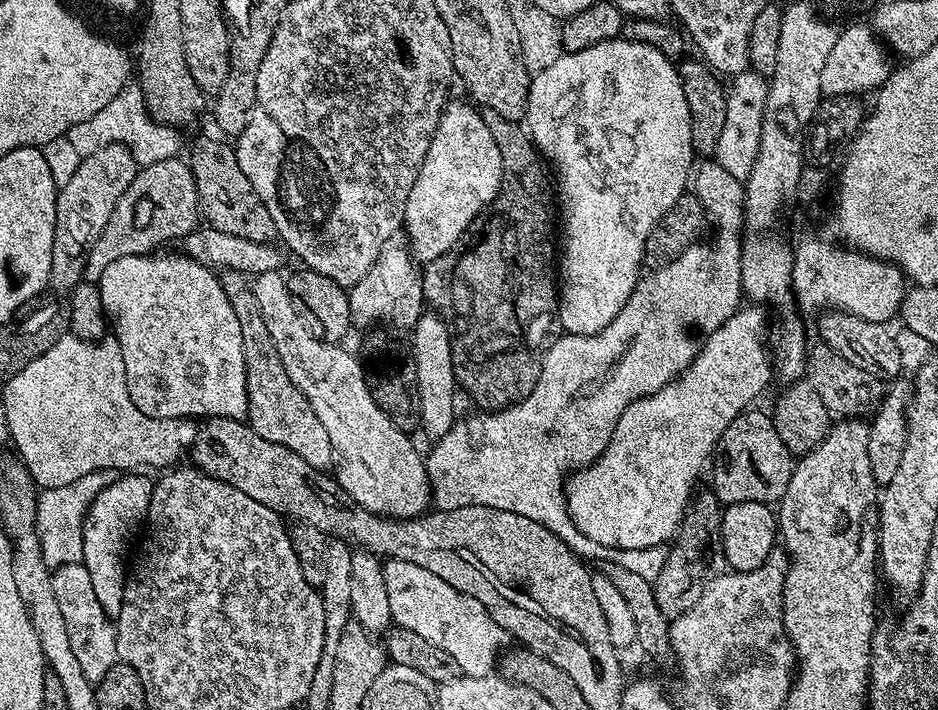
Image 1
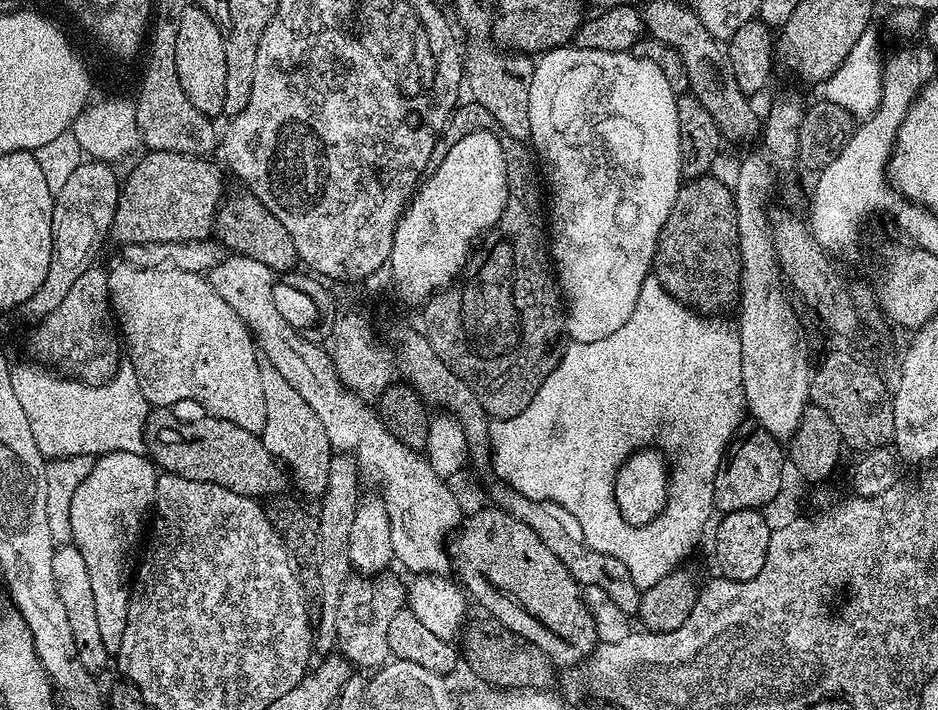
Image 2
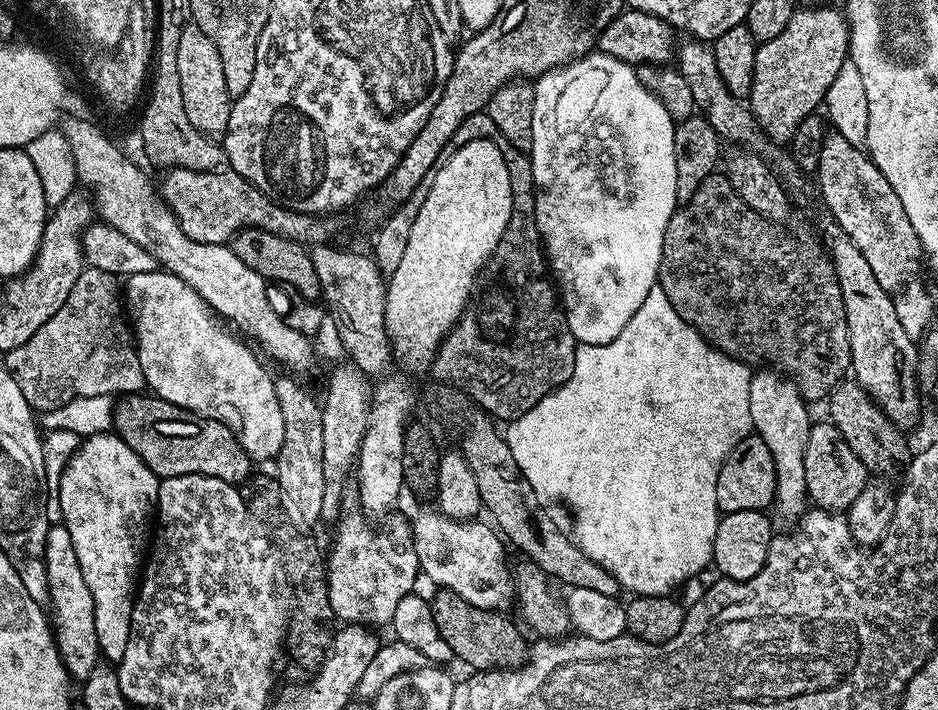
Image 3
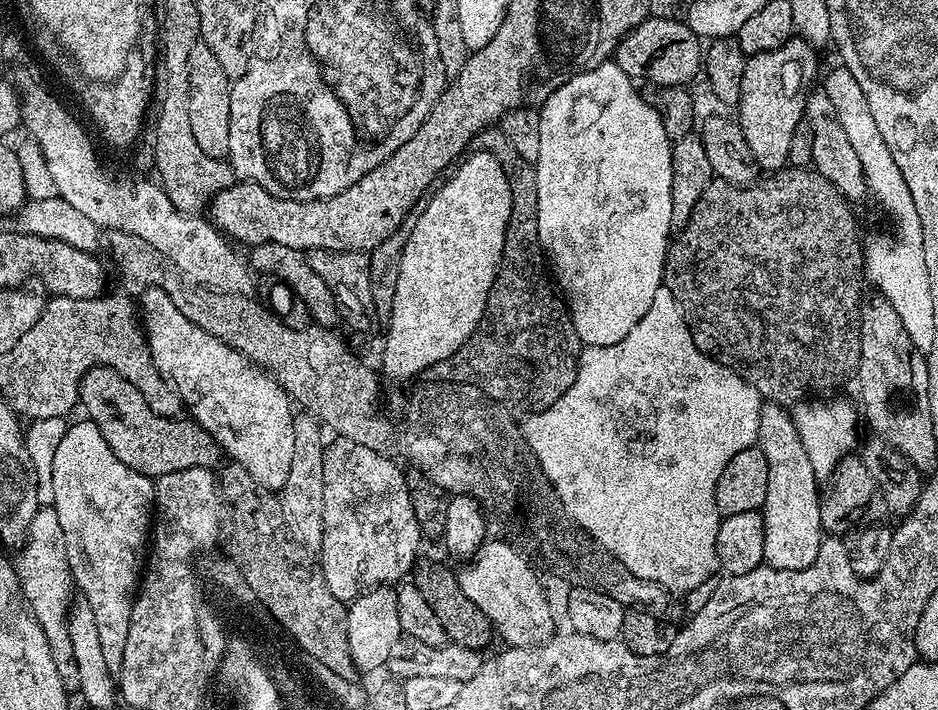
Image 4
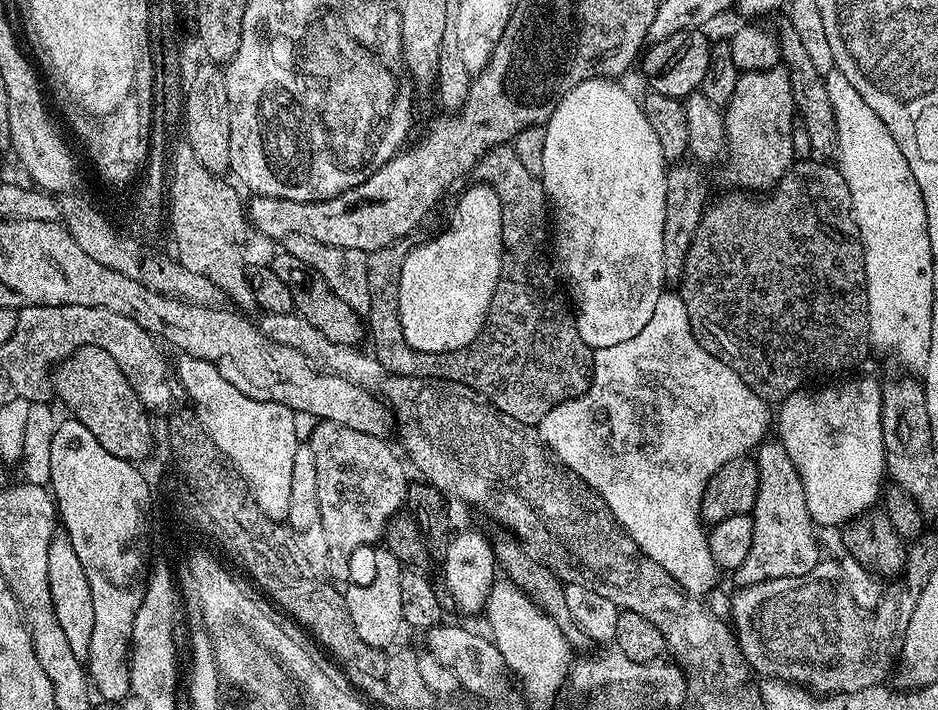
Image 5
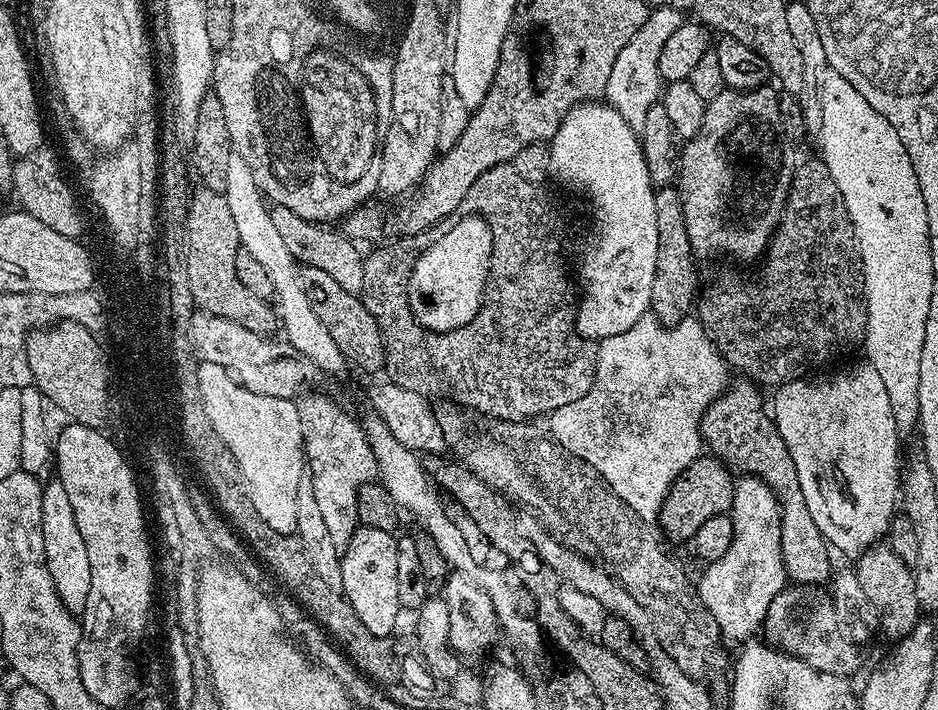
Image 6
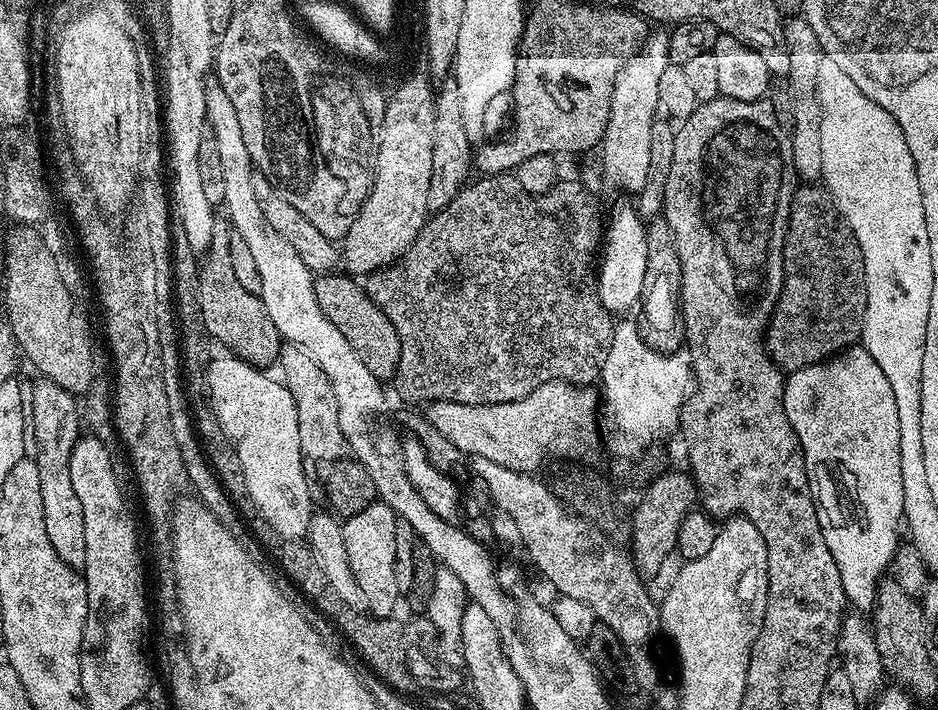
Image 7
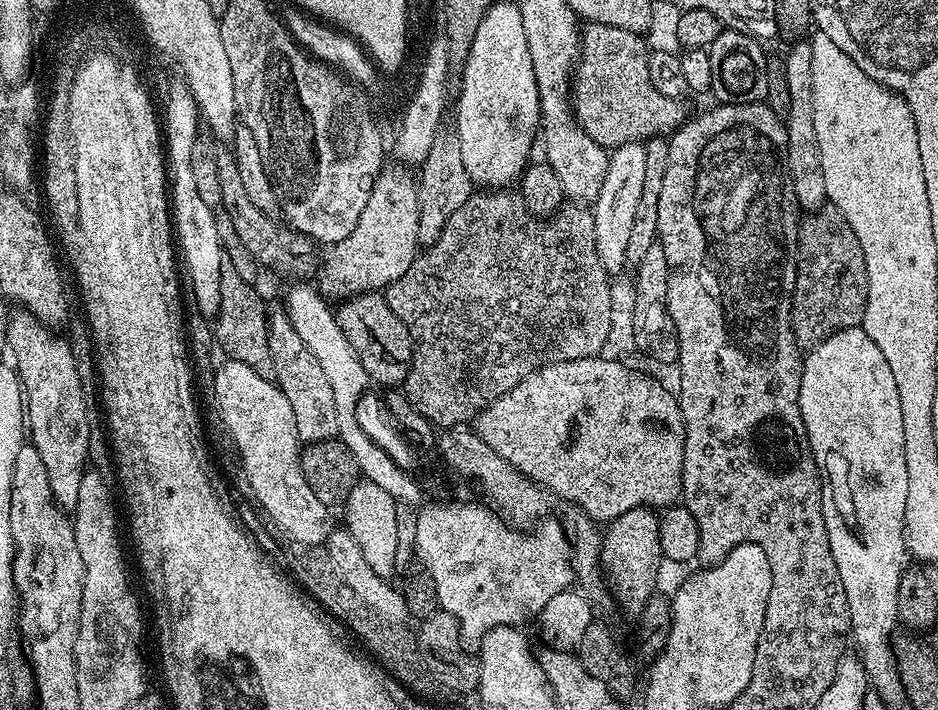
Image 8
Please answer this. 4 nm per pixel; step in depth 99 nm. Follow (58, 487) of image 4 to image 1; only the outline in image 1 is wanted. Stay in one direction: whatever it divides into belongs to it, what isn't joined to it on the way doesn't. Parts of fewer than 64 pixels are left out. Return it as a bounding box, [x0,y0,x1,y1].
[82,474,152,618]

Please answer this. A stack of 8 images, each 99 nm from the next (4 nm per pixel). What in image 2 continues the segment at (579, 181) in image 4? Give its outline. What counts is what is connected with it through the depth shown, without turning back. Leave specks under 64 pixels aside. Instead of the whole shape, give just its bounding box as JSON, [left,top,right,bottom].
[530,46,682,342]

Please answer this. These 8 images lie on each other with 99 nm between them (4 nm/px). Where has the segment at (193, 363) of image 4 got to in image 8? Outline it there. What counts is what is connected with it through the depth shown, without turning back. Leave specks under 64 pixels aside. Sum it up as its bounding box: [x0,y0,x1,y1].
[214,359,330,545]

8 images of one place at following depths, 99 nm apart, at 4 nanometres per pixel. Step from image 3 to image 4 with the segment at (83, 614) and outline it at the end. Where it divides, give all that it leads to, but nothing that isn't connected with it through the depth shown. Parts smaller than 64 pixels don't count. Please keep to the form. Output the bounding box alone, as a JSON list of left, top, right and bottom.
[14,506,78,689]

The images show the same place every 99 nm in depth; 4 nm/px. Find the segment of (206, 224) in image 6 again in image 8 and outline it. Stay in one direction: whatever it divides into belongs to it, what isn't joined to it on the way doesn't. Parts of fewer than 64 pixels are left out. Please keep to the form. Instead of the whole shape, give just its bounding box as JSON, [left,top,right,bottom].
[214,258,275,381]

